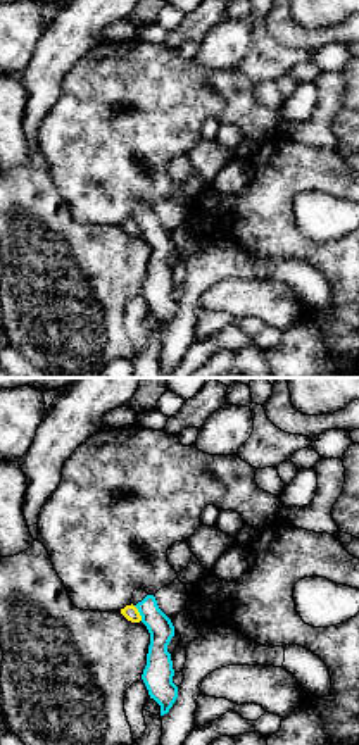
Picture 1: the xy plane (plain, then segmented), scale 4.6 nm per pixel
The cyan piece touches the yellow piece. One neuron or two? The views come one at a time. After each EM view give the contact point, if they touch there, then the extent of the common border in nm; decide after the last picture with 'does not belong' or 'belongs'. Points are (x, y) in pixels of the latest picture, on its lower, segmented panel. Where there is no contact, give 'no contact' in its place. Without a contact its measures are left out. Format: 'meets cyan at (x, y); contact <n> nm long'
meets cyan at (138, 611); contact 80 nm long

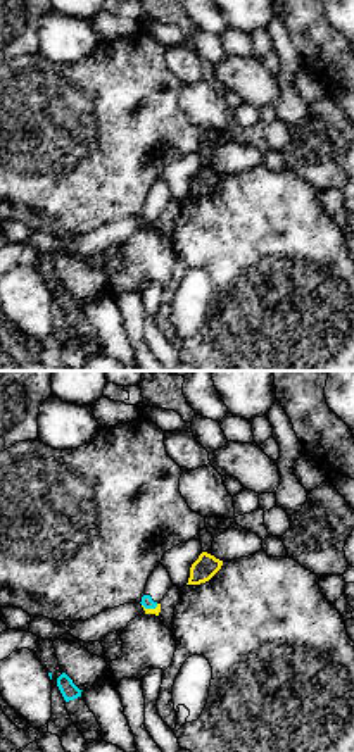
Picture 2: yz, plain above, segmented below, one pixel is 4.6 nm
meets cyan at (151, 607); contact 80 nm long

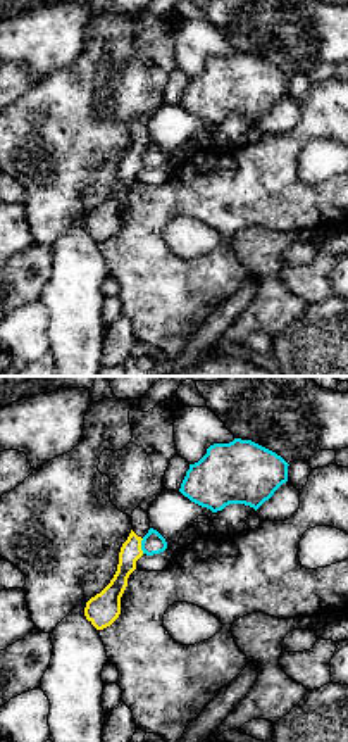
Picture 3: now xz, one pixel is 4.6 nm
meets cyan at (142, 546); contact 70 nm long

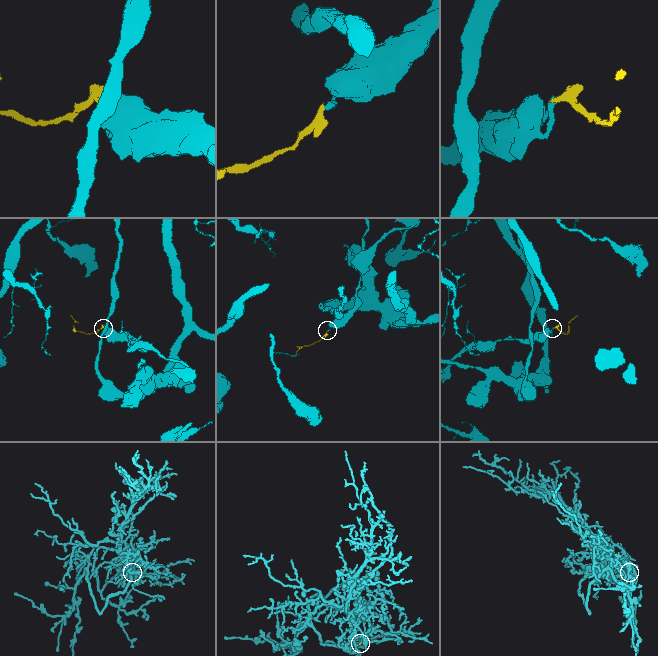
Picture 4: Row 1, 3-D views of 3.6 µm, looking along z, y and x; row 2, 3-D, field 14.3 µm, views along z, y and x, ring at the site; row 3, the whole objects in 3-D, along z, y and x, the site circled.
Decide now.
does not belong

